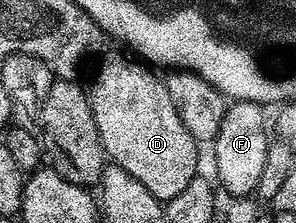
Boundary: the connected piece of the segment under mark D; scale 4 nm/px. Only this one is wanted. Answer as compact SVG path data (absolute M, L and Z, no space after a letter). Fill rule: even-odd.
M116 50L110 51L101 60L100 71L92 86L87 87L88 103L94 112L94 124L98 124L98 136L104 145L105 155L115 165L130 172L130 176L134 176L138 184L145 186L146 192L167 204L171 198L178 196L178 192L182 192L182 188L186 188L186 184L190 184L192 178L197 177L198 143L190 136L190 132L186 132L186 124L182 124L178 112L174 112L174 104L170 100L170 92L166 92L163 77L159 73L151 74L152 70L143 61L134 61L136 62L131 62L126 55L119 54Z

